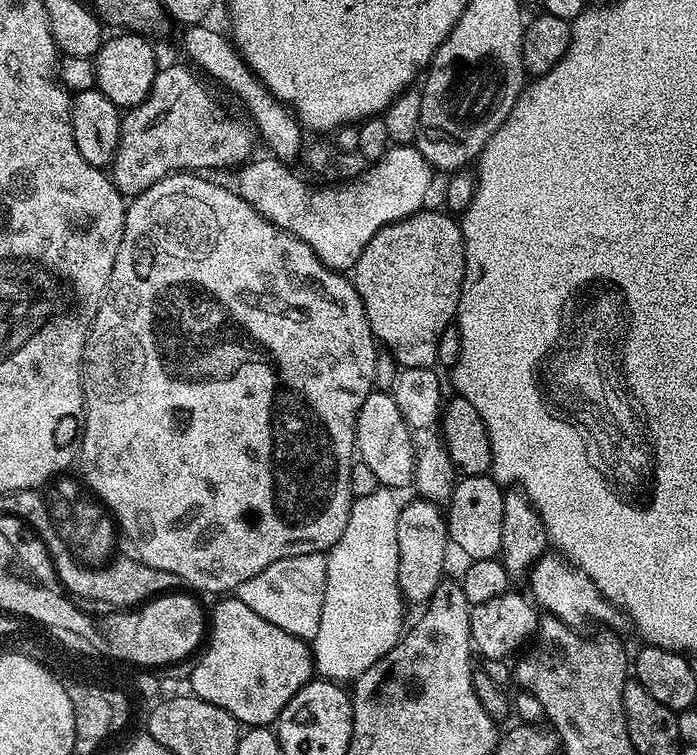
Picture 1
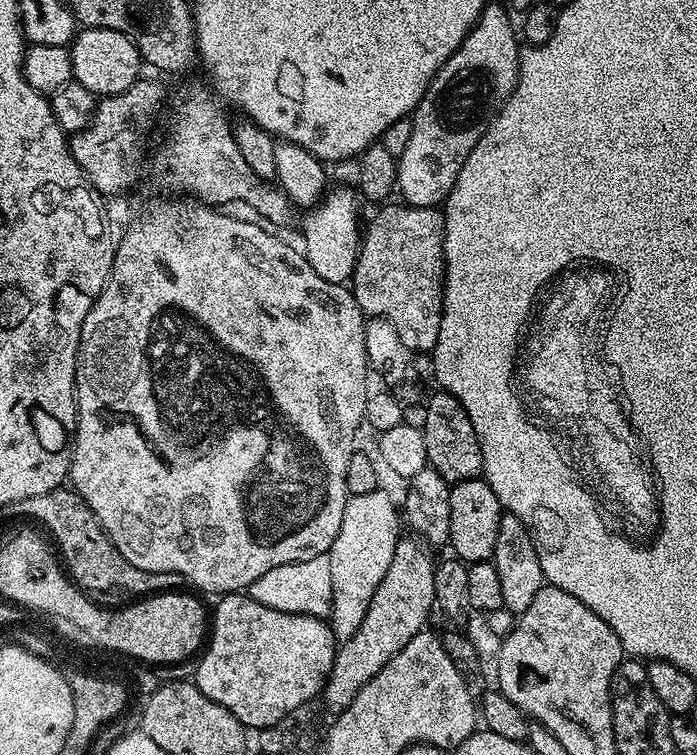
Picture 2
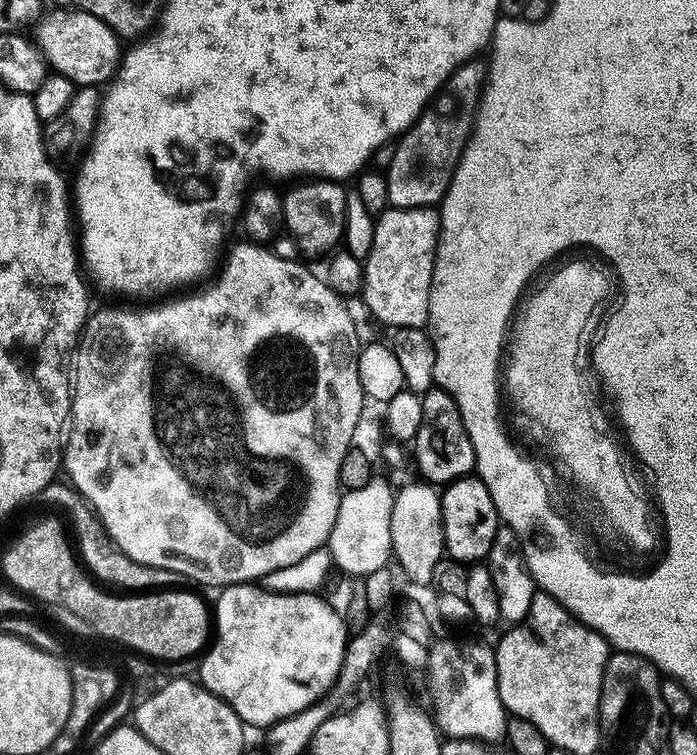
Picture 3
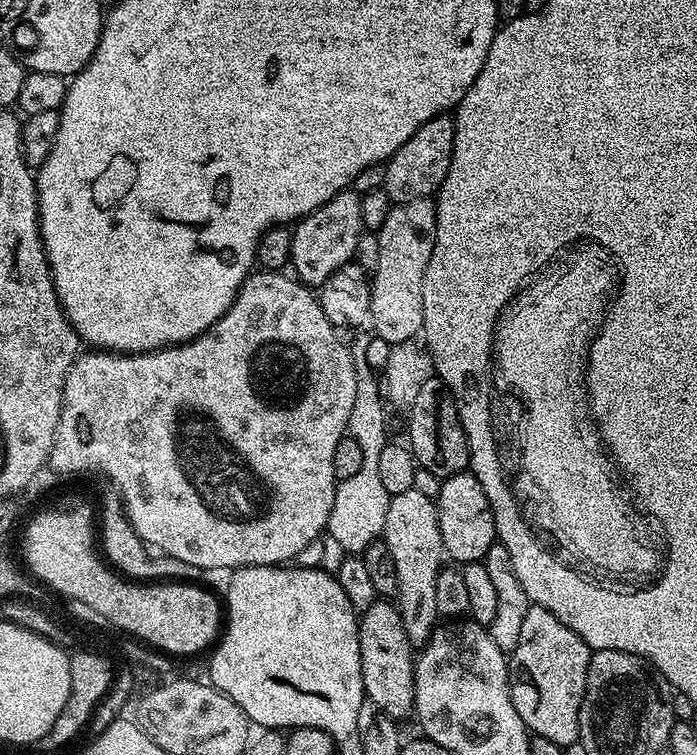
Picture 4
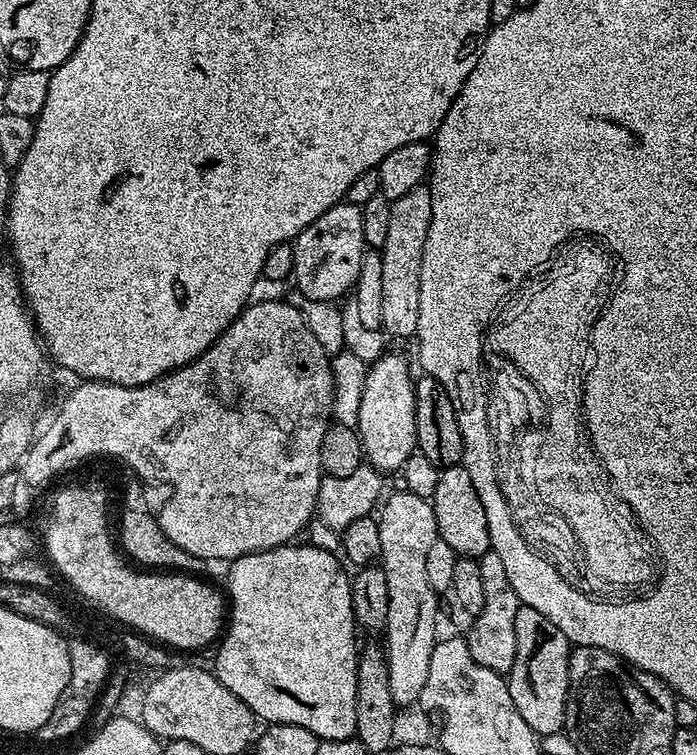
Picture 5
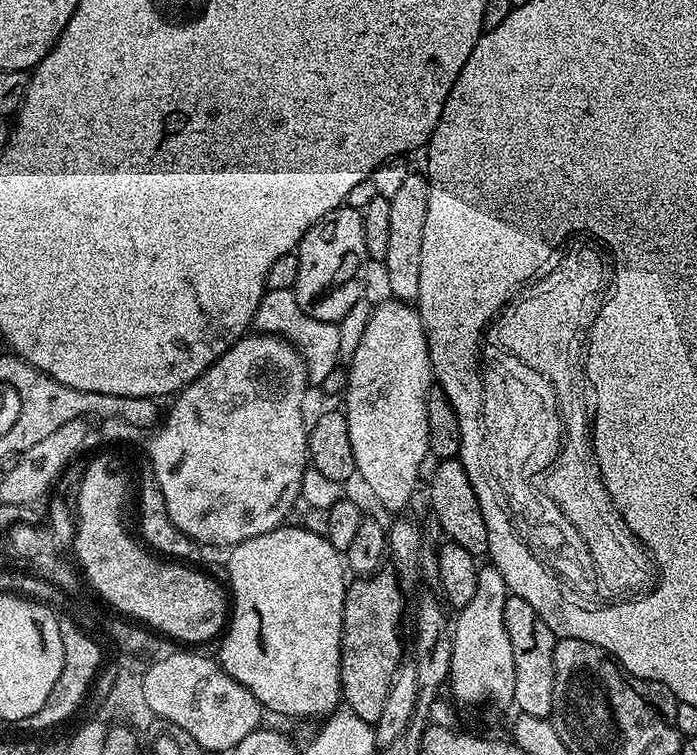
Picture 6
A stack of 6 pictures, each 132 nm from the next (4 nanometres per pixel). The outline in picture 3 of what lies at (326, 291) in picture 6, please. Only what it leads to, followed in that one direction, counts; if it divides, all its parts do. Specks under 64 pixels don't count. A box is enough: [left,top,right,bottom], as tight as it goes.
[283,178,347,256]

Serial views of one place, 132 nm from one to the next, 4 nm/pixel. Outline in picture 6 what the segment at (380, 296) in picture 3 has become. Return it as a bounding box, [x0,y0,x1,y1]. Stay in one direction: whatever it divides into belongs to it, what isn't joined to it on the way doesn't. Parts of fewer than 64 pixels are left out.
[382,171,428,302]

